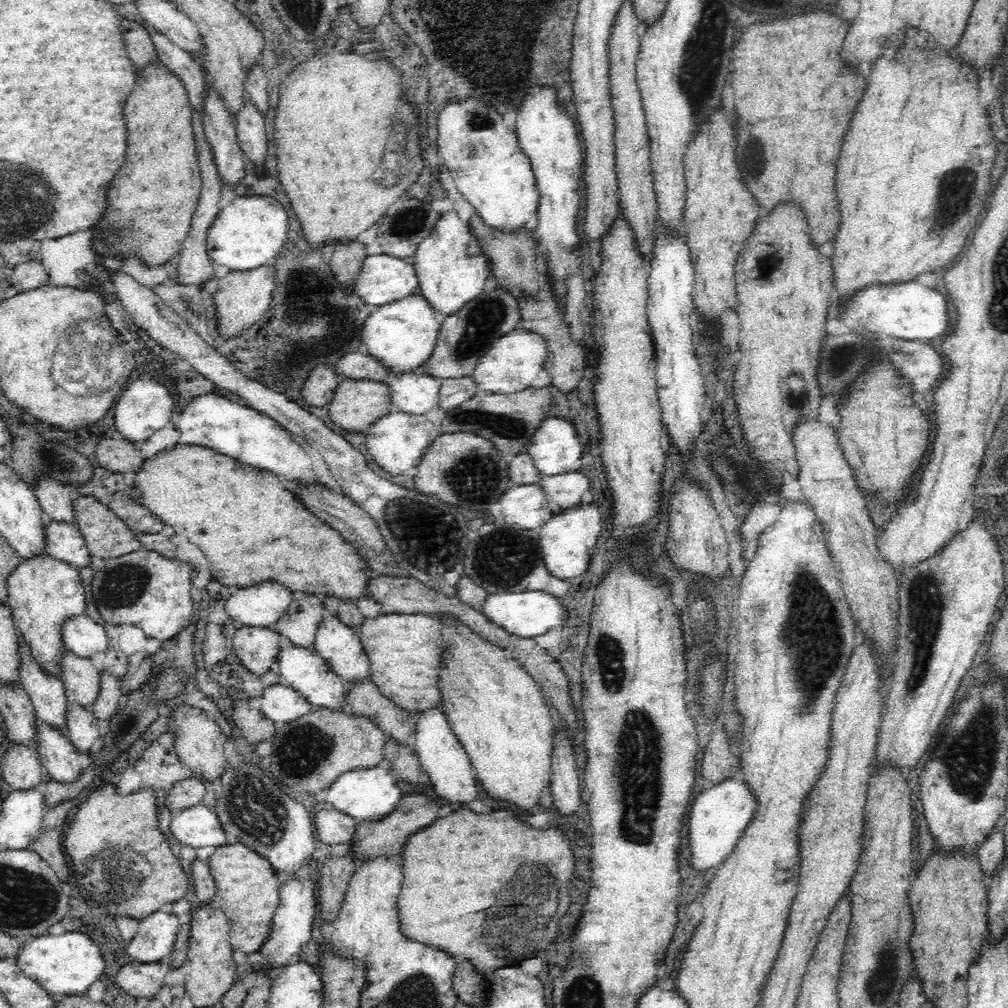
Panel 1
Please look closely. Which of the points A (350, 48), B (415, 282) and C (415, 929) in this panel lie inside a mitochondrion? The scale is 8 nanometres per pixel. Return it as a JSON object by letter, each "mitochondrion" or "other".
{"A":"other","B":"other","C":"other"}

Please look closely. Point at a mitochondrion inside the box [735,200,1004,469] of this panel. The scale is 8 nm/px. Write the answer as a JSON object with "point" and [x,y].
{"point":[842,359]}

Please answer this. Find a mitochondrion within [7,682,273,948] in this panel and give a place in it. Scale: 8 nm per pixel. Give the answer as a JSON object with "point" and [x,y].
{"point":[116,872]}

